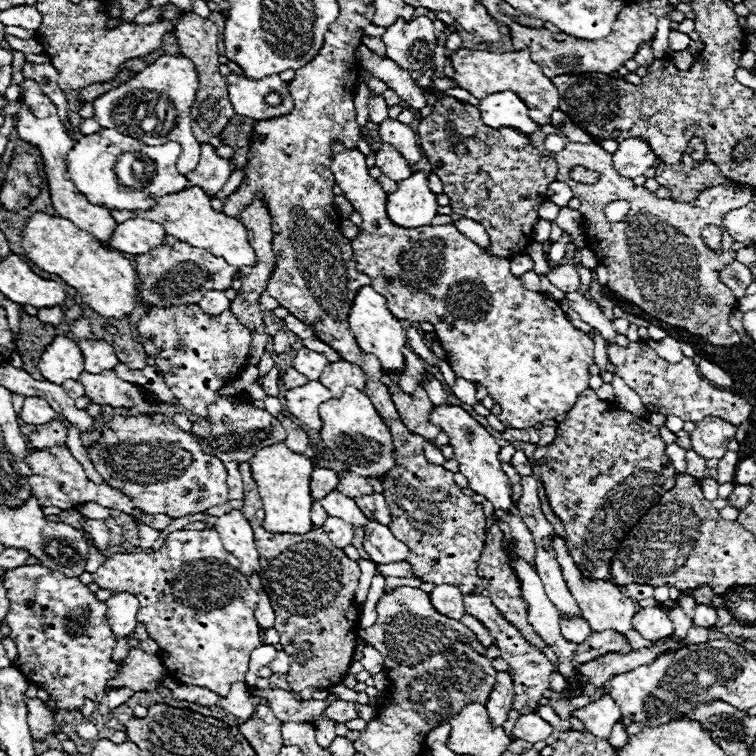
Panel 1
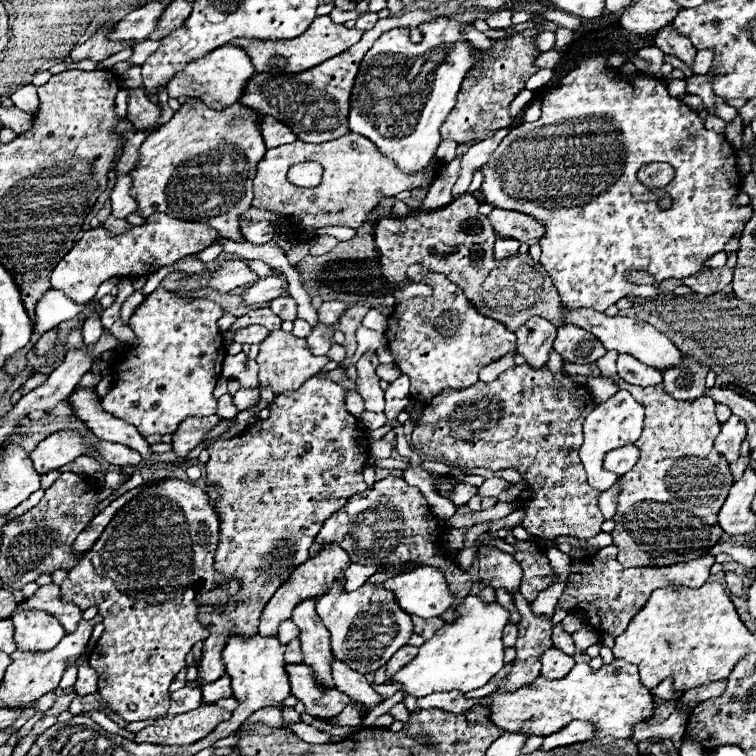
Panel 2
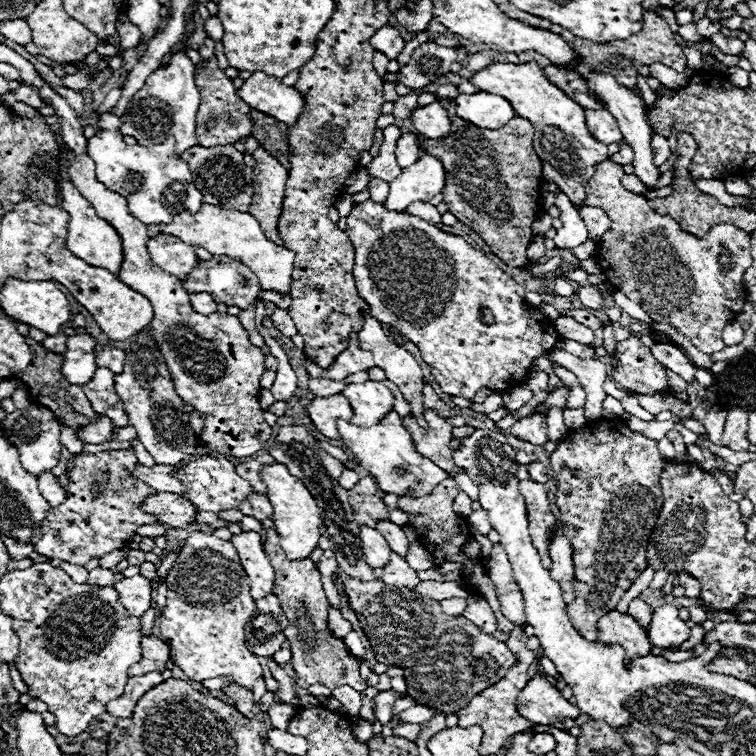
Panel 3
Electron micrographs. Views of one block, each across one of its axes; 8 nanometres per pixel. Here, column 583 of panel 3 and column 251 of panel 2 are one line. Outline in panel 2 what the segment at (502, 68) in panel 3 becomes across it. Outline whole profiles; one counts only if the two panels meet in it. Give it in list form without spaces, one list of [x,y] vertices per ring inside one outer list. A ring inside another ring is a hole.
[[[196,98],[194,104],[182,104],[182,108],[140,146],[140,164],[134,168],[134,172],[130,172],[130,194],[138,202],[136,212],[144,218],[154,212],[164,212],[186,222],[204,222],[220,236],[232,242],[242,242],[244,238],[240,234],[238,220],[240,214],[252,206],[252,180],[256,174],[256,164],[264,158],[266,152],[260,132],[260,116],[262,114],[258,110],[240,102],[230,104],[224,110],[212,110],[200,98]]]

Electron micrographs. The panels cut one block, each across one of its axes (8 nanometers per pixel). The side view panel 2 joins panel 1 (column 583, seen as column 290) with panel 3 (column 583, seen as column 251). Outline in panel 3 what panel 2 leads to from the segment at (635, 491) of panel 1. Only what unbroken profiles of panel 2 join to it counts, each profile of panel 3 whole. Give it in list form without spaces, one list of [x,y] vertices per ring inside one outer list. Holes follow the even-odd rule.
[[[602,418],[596,422],[586,422],[586,426],[576,432],[568,432],[568,436],[550,454],[550,466],[558,480],[556,506],[560,510],[560,520],[566,522],[566,534],[572,540],[574,548],[572,558],[576,568],[574,580],[576,600],[568,604],[568,616],[586,640],[598,642],[596,622],[616,608],[622,594],[634,584],[640,572],[648,566],[646,546],[664,504],[660,488],[660,472],[664,470],[666,460],[660,458],[656,440],[650,440],[640,432],[632,432],[622,418],[616,420]]]

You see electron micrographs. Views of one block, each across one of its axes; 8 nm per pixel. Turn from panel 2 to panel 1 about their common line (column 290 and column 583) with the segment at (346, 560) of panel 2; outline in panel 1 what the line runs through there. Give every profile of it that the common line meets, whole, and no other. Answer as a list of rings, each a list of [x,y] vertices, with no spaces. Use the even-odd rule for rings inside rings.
[[[554,536],[552,540],[552,550],[556,552],[558,556],[558,562],[560,562],[560,568],[562,568],[562,576],[572,592],[572,596],[576,598],[580,610],[582,610],[582,616],[584,620],[590,624],[590,628],[594,632],[602,632],[602,630],[618,630],[620,634],[626,634],[628,630],[632,630],[632,616],[638,612],[638,606],[634,600],[630,600],[628,596],[624,596],[620,592],[618,586],[614,586],[612,582],[608,580],[588,580],[588,576],[584,576],[580,572],[580,568],[574,564],[574,558],[570,556],[568,552],[568,546],[566,546],[566,540],[562,536]]]

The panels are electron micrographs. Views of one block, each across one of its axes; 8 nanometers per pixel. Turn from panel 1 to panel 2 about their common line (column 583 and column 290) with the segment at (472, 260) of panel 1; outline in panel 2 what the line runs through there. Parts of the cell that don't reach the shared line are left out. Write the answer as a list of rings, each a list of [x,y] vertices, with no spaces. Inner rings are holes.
[[[272,330],[262,342],[260,342],[260,352],[256,356],[256,362],[260,364],[258,372],[258,386],[264,388],[268,386],[276,396],[296,390],[304,384],[304,380],[312,378],[318,374],[330,360],[328,356],[314,356],[306,344],[306,338],[296,338],[292,332],[282,332],[282,330]]]

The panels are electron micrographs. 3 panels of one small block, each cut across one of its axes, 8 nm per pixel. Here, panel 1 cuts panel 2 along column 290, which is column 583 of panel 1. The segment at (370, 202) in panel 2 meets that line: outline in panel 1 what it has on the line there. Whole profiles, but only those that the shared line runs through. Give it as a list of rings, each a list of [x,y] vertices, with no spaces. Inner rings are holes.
[[[552,124],[540,126],[530,134],[530,144],[538,148],[544,156],[550,156],[558,162],[560,174],[556,180],[566,182],[574,198],[582,202],[582,224],[586,246],[596,254],[598,262],[608,268],[608,288],[628,302],[640,306],[658,322],[688,330],[690,334],[704,336],[714,346],[734,346],[740,344],[738,332],[728,324],[730,312],[736,308],[736,298],[730,288],[726,288],[718,280],[718,272],[736,260],[736,252],[730,250],[734,240],[722,232],[720,250],[714,252],[704,244],[702,228],[722,224],[722,216],[732,208],[740,208],[752,200],[748,184],[736,184],[734,188],[714,186],[704,190],[694,204],[676,202],[676,200],[660,200],[654,192],[646,188],[636,188],[630,178],[620,176],[614,170],[612,154],[602,150],[598,144],[582,144],[568,140],[558,128]],[[548,134],[558,134],[564,138],[564,150],[552,154],[544,148],[544,138]],[[570,166],[584,166],[600,174],[596,184],[580,184],[574,182],[570,174]],[[614,200],[626,200],[630,204],[630,212],[622,222],[610,224],[604,216],[604,206]]]

